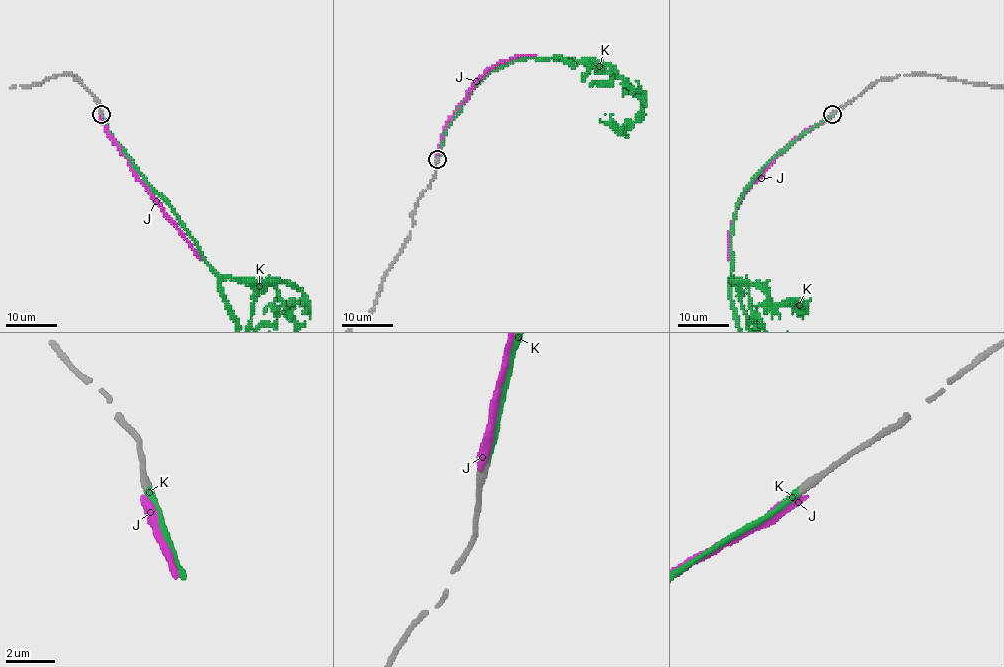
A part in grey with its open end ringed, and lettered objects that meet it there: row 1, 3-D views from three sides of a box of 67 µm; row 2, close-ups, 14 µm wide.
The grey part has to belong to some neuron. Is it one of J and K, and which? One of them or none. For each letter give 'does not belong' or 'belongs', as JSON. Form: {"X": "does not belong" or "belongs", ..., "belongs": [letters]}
{"J": "does not belong", "K": "belongs", "belongs": ["K"]}

